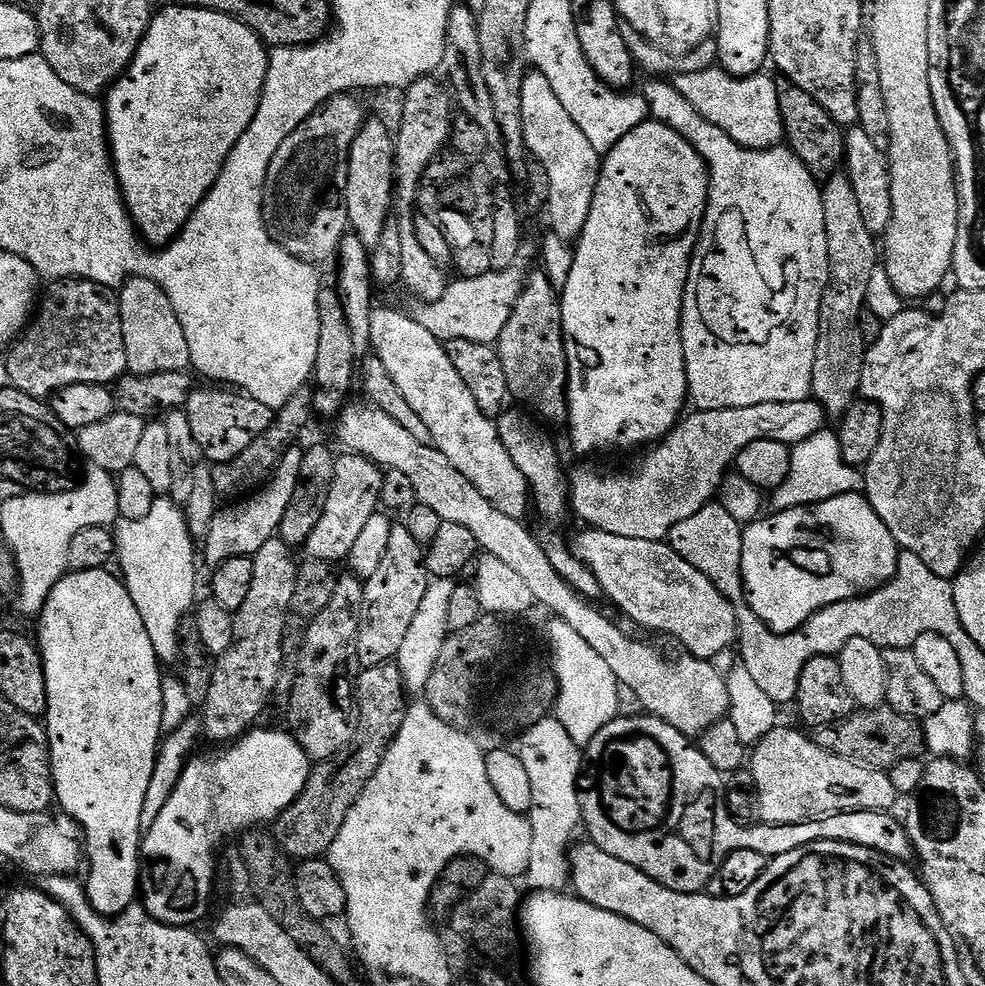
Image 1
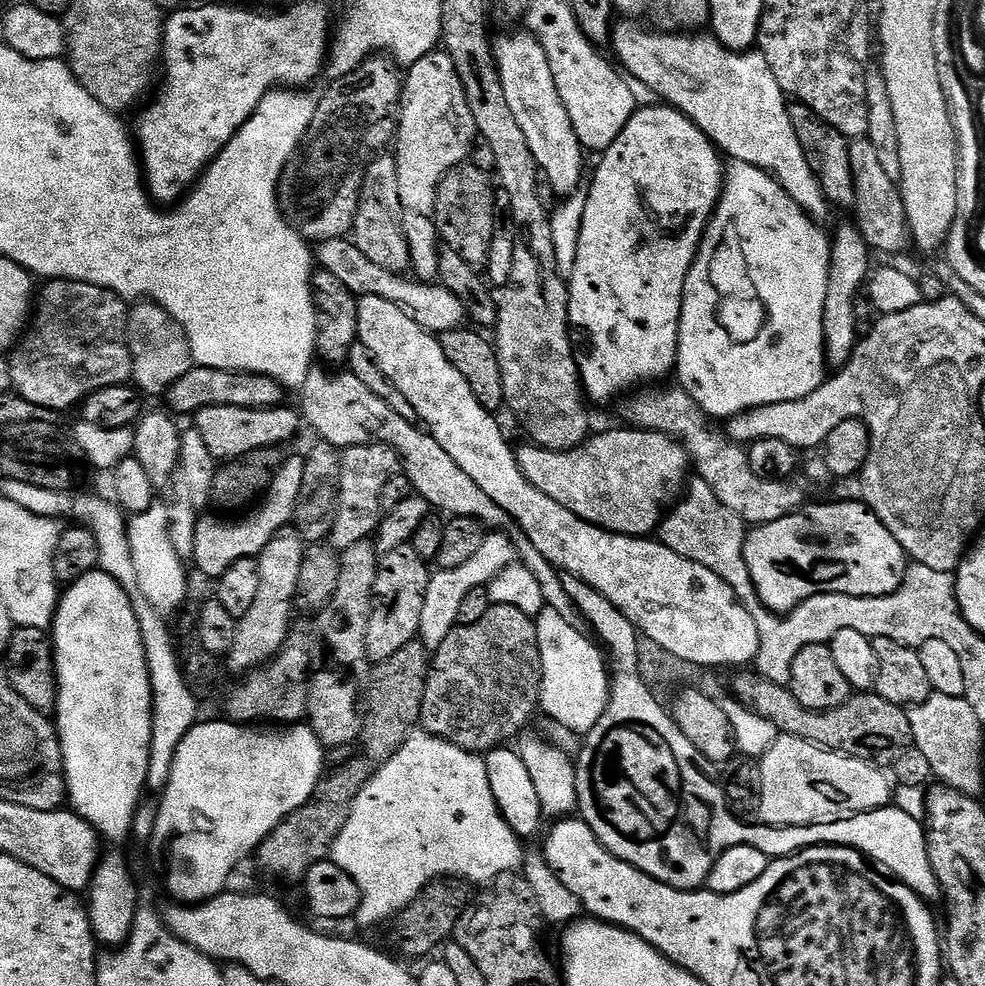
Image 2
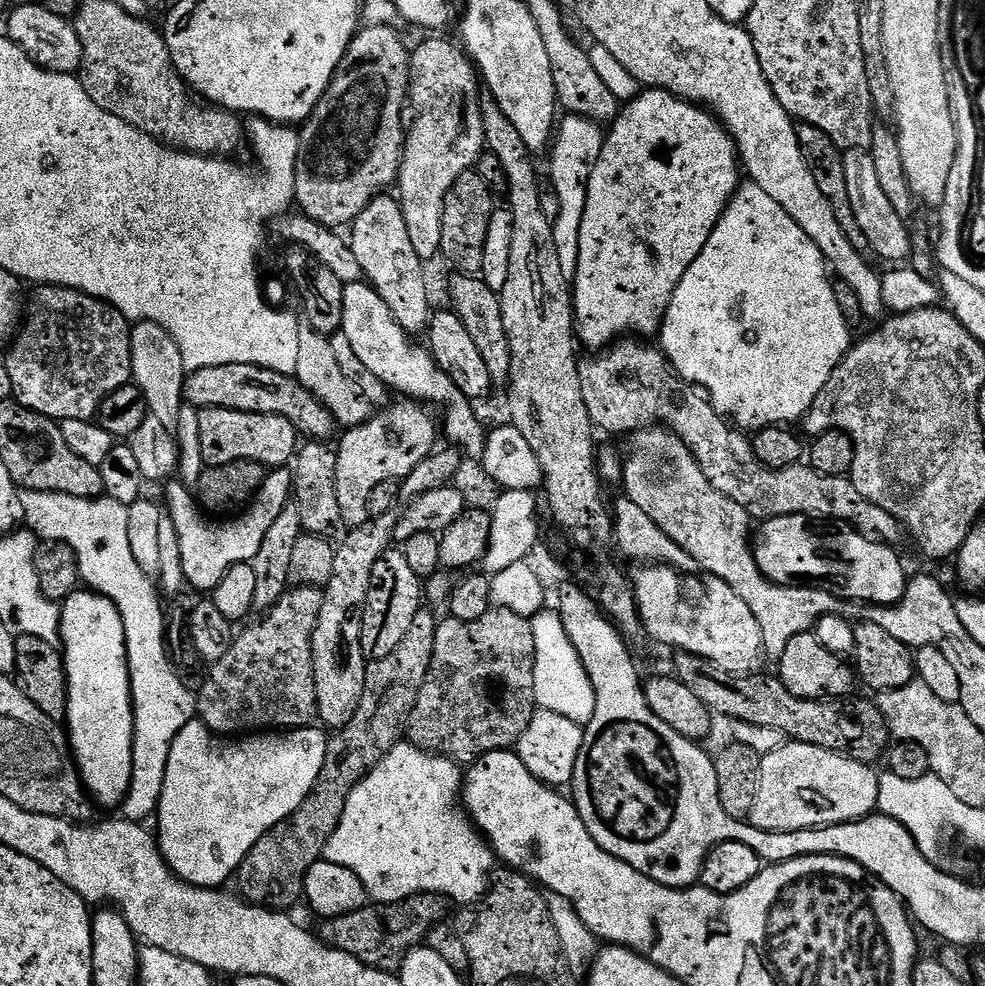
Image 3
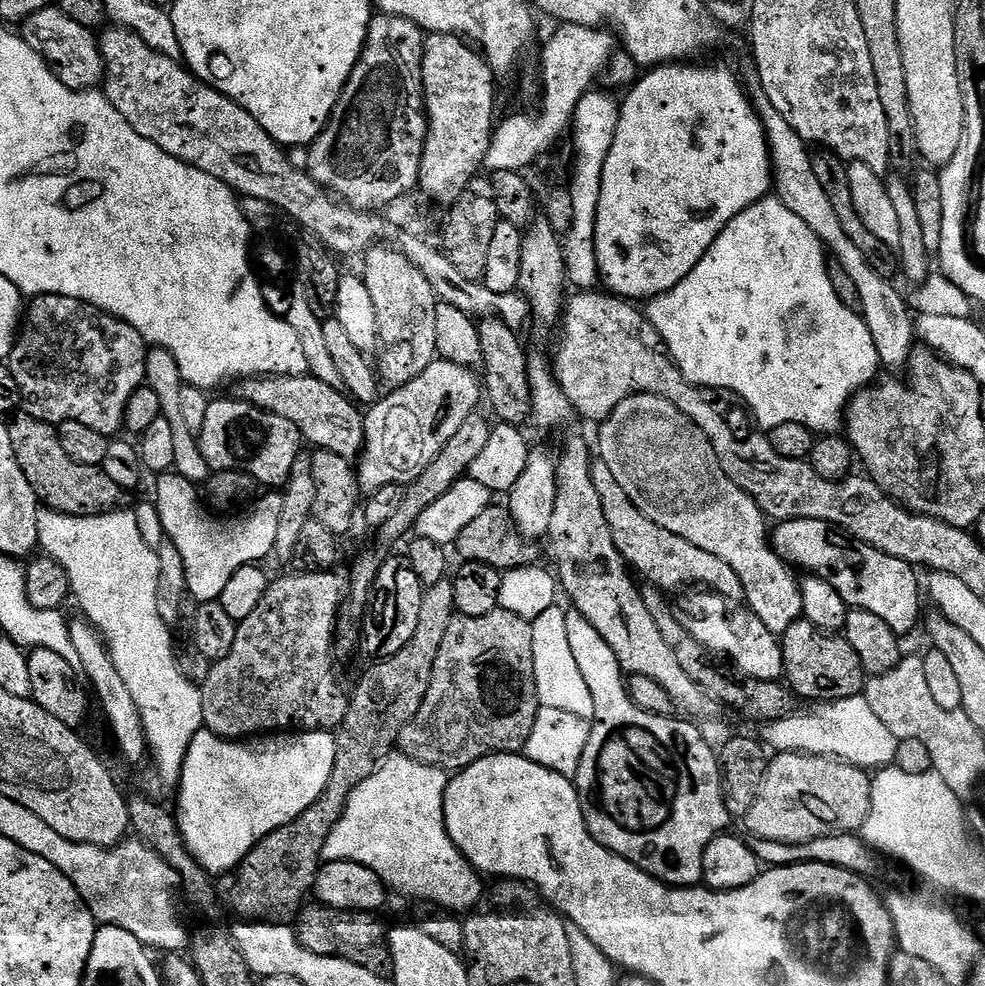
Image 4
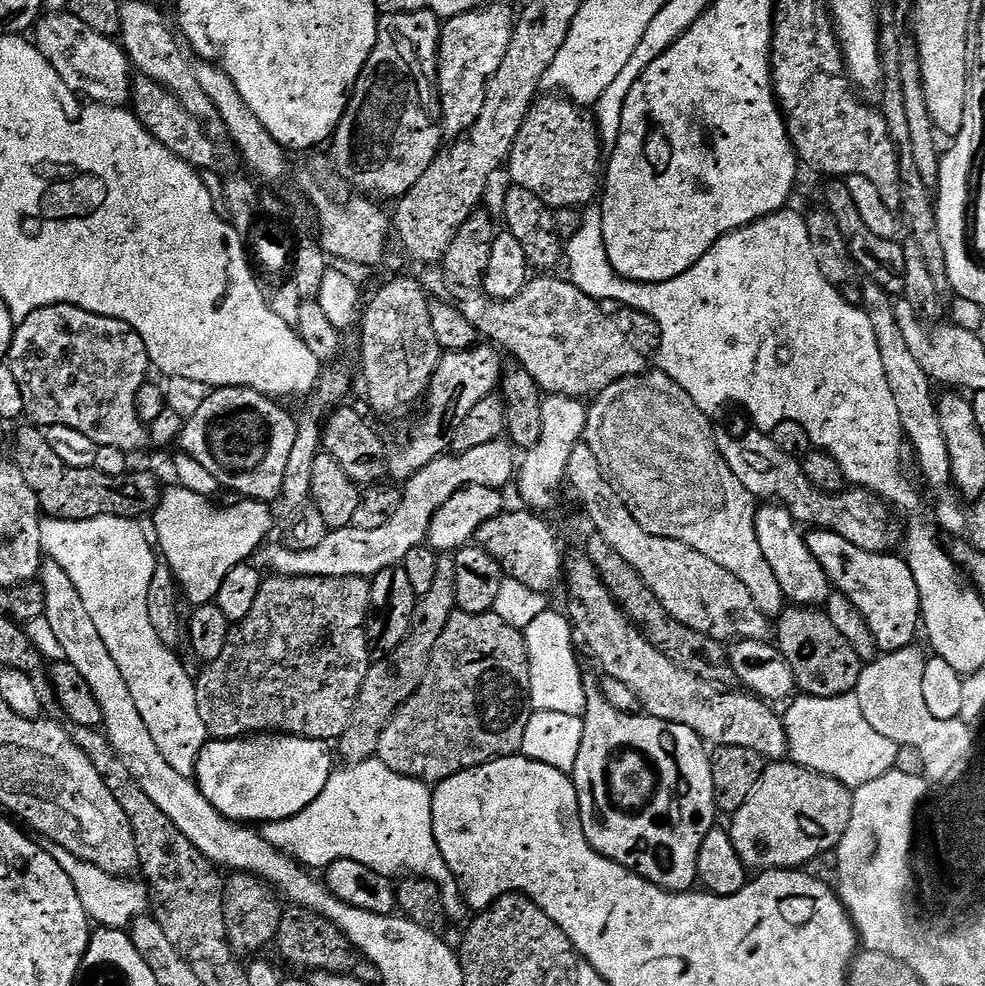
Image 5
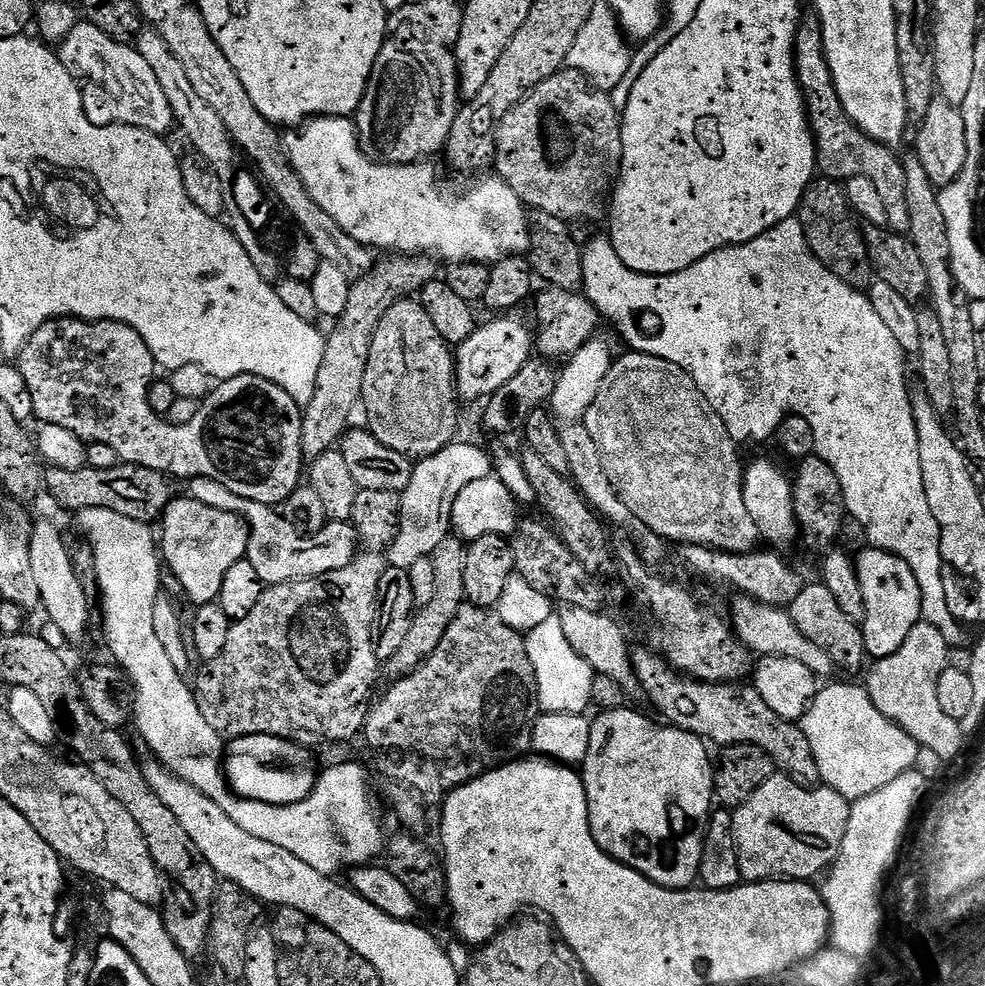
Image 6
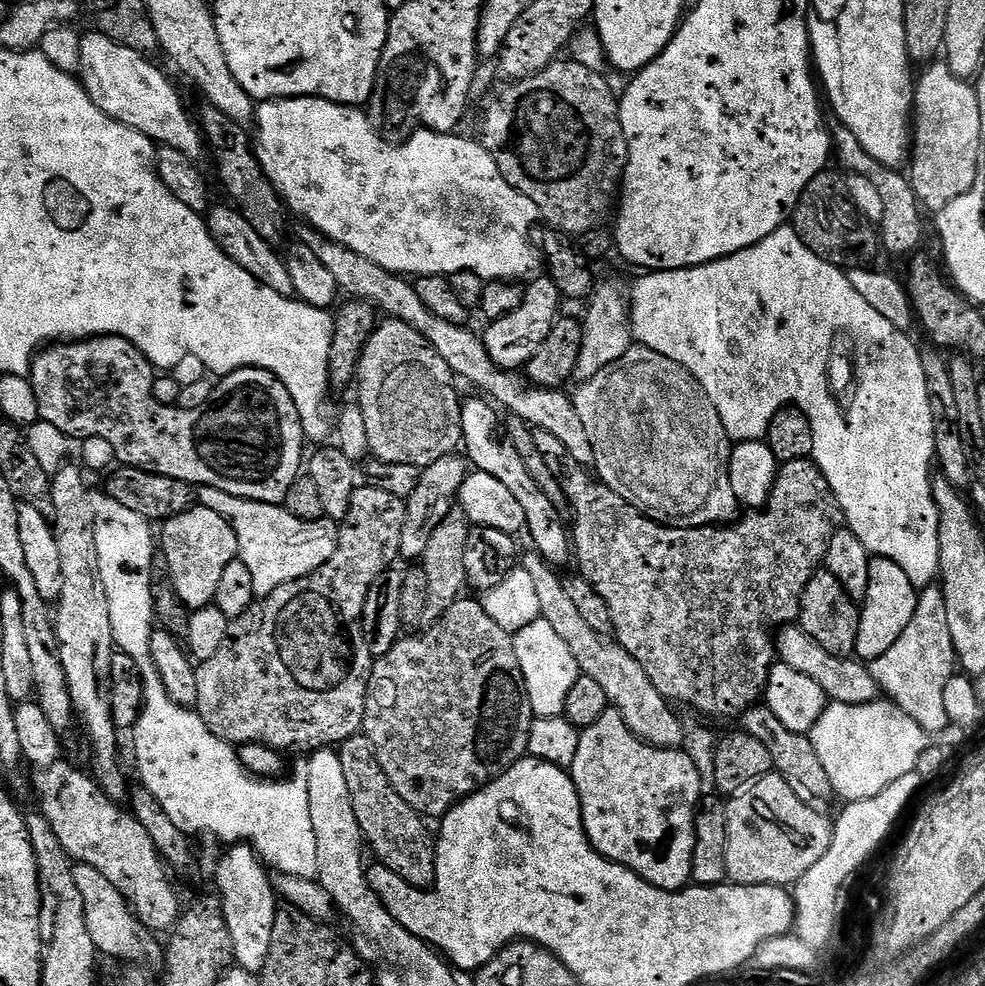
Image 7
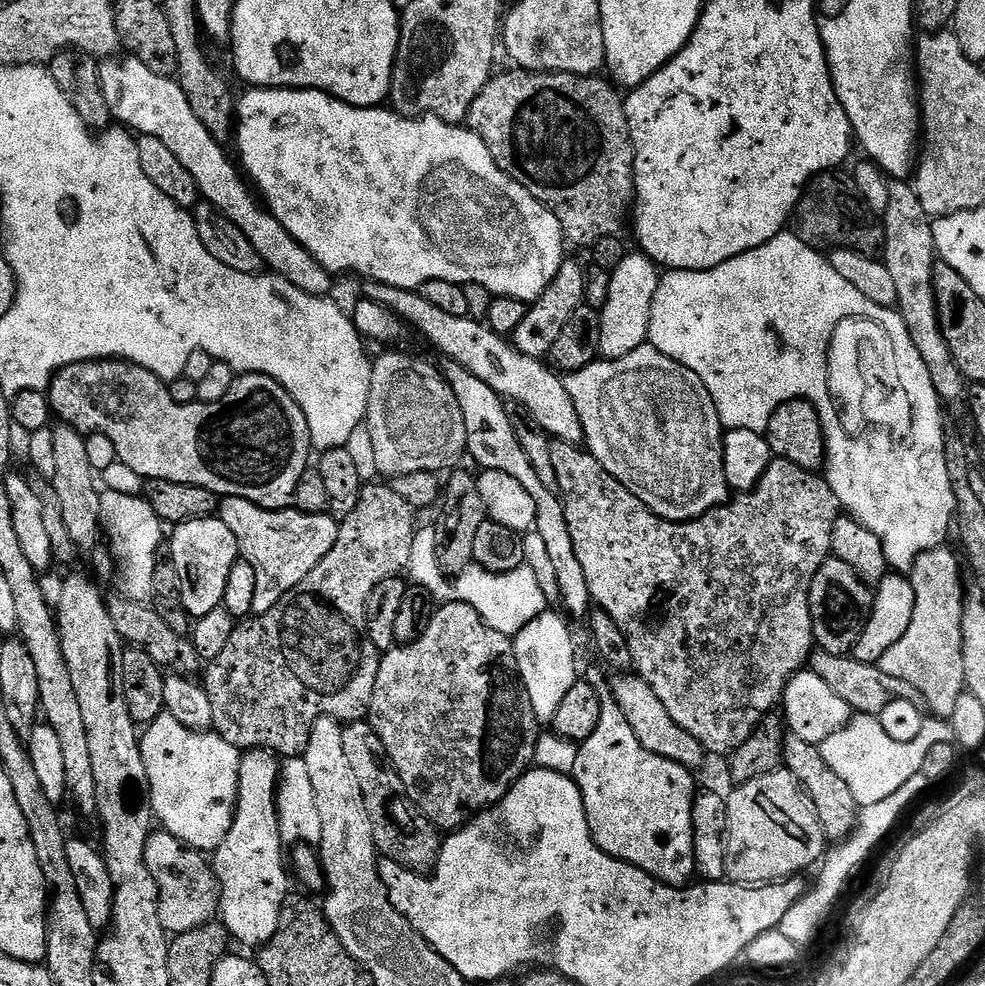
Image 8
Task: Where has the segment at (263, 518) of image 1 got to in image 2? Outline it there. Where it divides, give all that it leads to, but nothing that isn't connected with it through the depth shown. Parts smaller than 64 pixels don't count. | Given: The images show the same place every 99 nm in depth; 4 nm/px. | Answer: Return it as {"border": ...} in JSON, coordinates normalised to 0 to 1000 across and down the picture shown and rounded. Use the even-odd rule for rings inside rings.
{"border":[[[293,461],[288,472],[281,477],[280,484],[272,492],[263,510],[248,521],[253,521],[253,523],[245,522],[243,525],[222,527],[219,523],[204,522],[200,526],[195,568],[203,575],[205,583],[221,586],[229,582],[229,578],[234,578],[238,570],[263,565],[265,558],[280,545],[280,541],[293,534],[298,521],[298,513],[303,509],[303,497],[307,497],[308,476],[309,462]],[[244,525],[245,527],[240,527]]]}

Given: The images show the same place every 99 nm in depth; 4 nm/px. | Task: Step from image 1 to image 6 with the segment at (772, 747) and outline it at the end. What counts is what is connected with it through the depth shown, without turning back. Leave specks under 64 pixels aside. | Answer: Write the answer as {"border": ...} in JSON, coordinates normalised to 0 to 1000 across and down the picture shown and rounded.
{"border":[[[799,785],[783,787],[753,818],[743,824],[743,845],[747,855],[747,869],[751,879],[751,887],[756,894],[770,892],[815,892],[823,894],[823,888],[836,885],[845,879],[855,858],[859,846],[860,834],[863,830],[865,815],[846,799],[829,797],[815,799]]]}

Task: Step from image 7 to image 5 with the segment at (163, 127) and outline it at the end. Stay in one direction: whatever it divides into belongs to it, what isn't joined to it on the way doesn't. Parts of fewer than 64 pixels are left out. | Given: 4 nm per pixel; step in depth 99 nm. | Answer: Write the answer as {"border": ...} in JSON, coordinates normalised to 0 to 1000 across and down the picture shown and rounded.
{"border":[[[70,11],[46,15],[35,29],[35,44],[71,92],[111,108],[126,108],[135,100],[136,66],[130,54],[115,38],[91,30],[83,18],[75,18]]]}

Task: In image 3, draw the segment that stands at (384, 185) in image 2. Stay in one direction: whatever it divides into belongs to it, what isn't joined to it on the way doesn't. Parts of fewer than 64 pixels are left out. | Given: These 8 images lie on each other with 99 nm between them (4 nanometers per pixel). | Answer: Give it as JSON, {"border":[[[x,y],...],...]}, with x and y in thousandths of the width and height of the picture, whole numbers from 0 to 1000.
{"border":[[[387,197],[378,202],[376,209],[363,217],[363,221],[355,228],[355,248],[369,276],[373,287],[377,288],[392,306],[392,310],[400,318],[400,323],[411,337],[415,339],[434,338],[437,326],[441,319],[441,312],[435,309],[435,284],[430,281],[431,265],[424,262],[424,254],[420,254],[420,245],[416,245],[416,233],[412,229],[410,214],[406,212],[405,202],[398,197]]]}

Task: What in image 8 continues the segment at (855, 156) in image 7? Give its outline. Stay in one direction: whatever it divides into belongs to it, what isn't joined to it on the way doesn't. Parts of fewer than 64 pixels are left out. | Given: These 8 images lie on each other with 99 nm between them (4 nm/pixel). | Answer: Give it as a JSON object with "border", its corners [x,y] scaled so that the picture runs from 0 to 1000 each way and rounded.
{"border":[[[907,182],[903,186],[903,208],[895,219],[897,229],[897,255],[895,263],[912,294],[912,306],[909,313],[914,316],[928,352],[936,361],[944,377],[948,396],[951,397],[957,413],[964,419],[978,419],[981,414],[981,386],[965,362],[964,352],[954,334],[953,318],[947,272],[952,265],[950,246],[946,236],[946,223],[936,213],[929,190],[917,183]]]}

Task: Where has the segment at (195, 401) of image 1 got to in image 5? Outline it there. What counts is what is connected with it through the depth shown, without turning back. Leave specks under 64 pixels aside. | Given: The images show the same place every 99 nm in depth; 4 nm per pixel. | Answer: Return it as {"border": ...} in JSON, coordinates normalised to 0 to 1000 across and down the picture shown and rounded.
{"border":[[[220,394],[212,397],[207,416],[189,426],[187,440],[181,447],[182,453],[187,453],[184,454],[186,461],[197,465],[197,469],[205,469],[205,473],[221,485],[224,493],[241,499],[241,504],[283,508],[288,498],[290,475],[297,459],[302,431],[302,423],[295,422],[284,410],[287,409],[257,394]]]}

